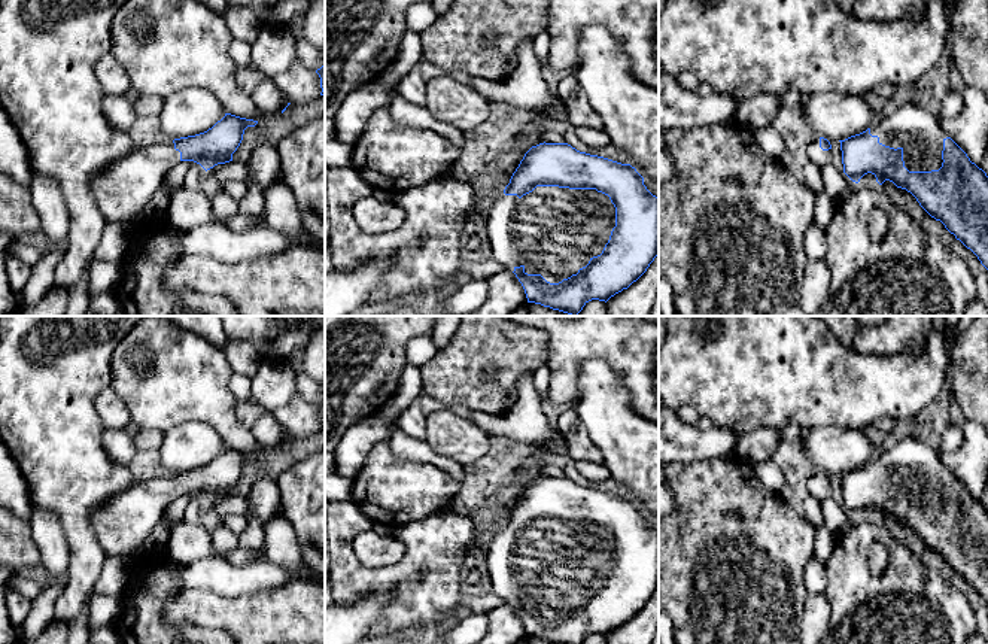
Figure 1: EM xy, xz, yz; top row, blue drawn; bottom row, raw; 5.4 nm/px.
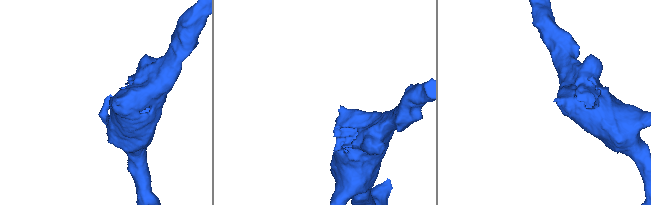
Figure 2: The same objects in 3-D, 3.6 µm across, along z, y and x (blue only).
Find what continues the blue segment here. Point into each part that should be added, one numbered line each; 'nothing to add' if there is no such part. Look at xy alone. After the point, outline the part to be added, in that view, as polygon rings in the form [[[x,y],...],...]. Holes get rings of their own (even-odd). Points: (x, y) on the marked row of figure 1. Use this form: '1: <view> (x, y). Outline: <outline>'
1: xy (122, 190). Outline: [[[173,142],[134,149],[92,180],[92,197],[107,222],[136,218],[161,188],[164,174],[180,162]]]

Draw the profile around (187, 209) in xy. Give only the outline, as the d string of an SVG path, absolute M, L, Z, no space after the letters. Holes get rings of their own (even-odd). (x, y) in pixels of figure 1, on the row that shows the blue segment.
M182 188L170 198L167 224L180 230L204 224L218 224L212 210L210 197L198 191Z

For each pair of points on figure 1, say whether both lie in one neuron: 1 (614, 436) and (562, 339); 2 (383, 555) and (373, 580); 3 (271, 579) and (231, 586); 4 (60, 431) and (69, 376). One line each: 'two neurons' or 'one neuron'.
1: two neurons
2: two neurons
3: one neuron
4: one neuron

